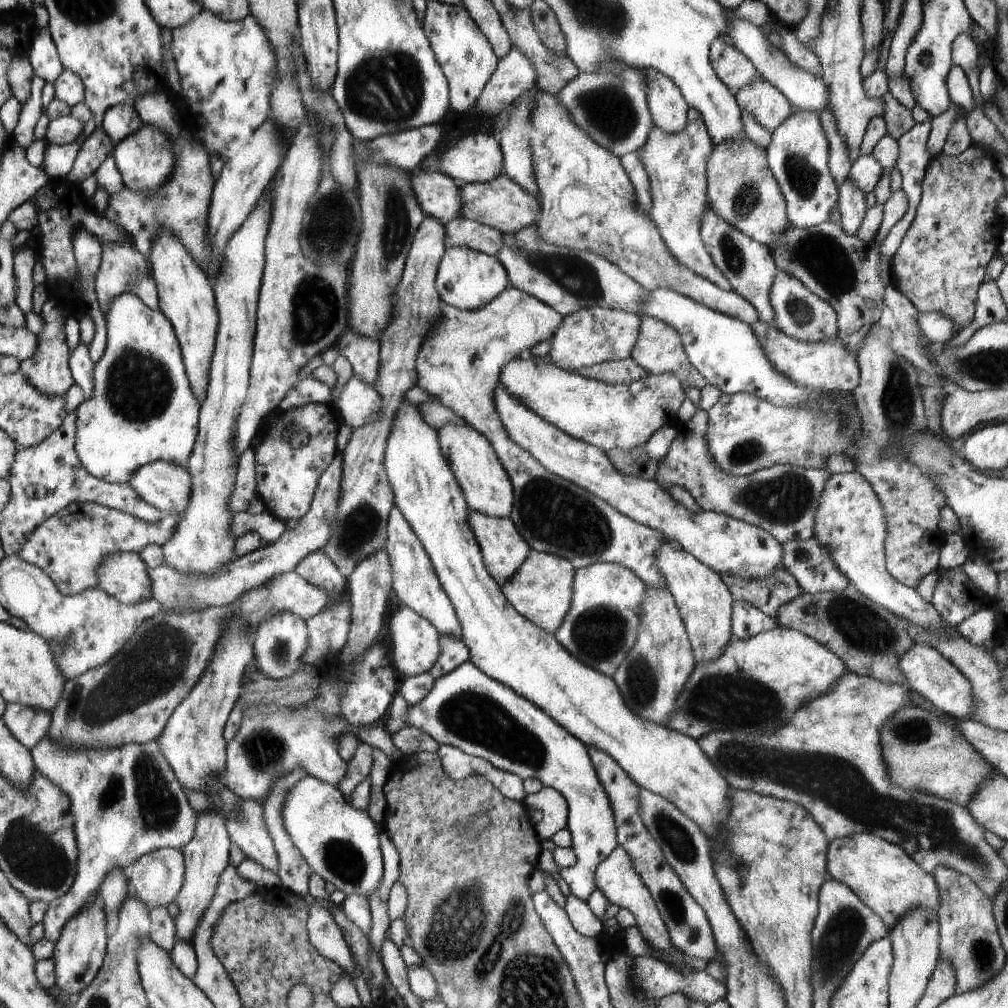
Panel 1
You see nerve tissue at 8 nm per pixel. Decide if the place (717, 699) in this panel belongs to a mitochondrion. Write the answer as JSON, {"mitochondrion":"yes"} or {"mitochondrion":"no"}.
{"mitochondrion":"yes"}

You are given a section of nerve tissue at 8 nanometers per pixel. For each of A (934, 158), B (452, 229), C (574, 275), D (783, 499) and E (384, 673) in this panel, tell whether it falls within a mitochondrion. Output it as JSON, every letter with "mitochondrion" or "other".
{"A":"other","B":"other","C":"mitochondrion","D":"mitochondrion","E":"other"}

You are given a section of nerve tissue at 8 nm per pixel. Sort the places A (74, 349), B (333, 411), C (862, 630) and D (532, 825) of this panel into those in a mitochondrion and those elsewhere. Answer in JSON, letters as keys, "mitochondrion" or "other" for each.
{"A":"other","B":"other","C":"mitochondrion","D":"other"}

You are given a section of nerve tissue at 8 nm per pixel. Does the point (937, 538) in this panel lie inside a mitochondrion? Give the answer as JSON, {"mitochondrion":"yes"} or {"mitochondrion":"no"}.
{"mitochondrion":"no"}

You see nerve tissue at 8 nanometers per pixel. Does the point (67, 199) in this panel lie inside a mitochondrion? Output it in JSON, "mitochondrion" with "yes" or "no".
{"mitochondrion":"no"}

